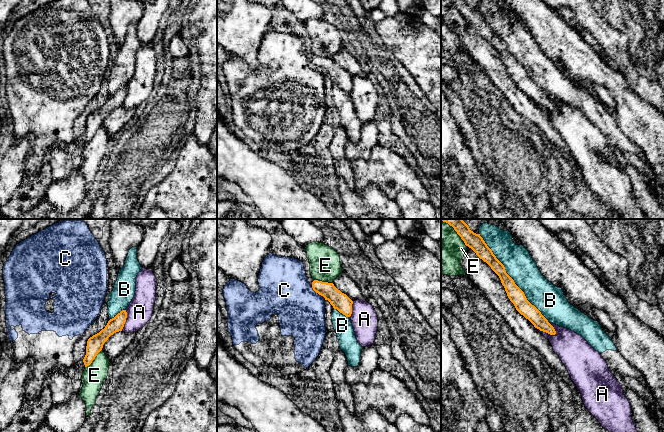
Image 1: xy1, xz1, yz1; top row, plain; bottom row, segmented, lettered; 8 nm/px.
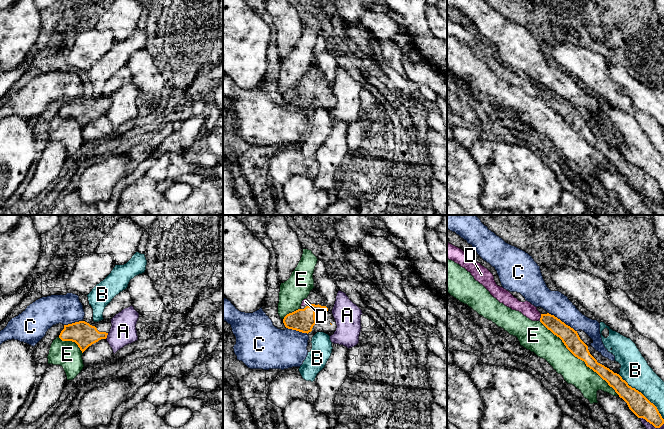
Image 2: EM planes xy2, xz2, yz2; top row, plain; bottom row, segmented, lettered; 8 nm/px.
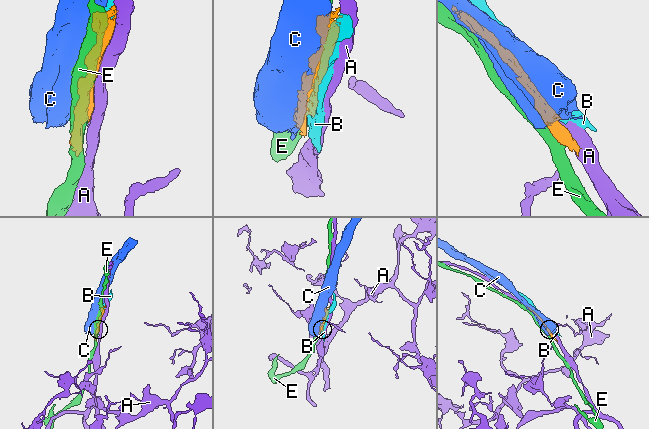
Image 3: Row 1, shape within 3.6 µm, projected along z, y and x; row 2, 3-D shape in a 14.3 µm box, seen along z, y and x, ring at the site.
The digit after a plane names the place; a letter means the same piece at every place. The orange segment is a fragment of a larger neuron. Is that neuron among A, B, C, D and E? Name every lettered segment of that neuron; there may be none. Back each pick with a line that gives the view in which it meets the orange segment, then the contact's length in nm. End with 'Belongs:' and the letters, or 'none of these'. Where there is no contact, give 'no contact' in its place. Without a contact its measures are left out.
D: meets orange in yz2; contact 60 nm long
Belongs: D

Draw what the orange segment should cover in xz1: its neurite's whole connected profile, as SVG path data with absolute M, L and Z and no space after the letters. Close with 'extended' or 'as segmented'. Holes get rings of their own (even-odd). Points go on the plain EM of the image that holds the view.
M314 56L312 64L316 69L323 72L325 76L328 76L334 85L337 85L346 93L351 92L353 77L338 66L333 59Z; as segmented

